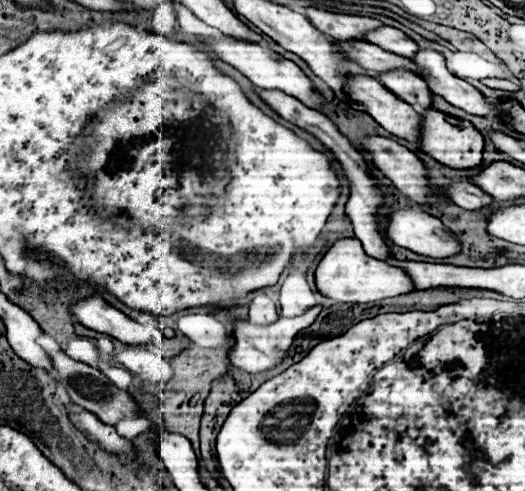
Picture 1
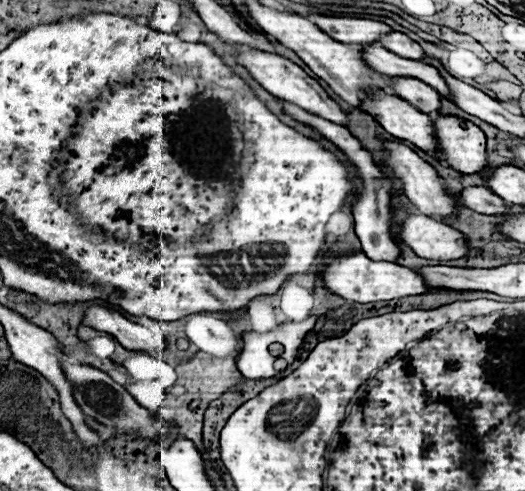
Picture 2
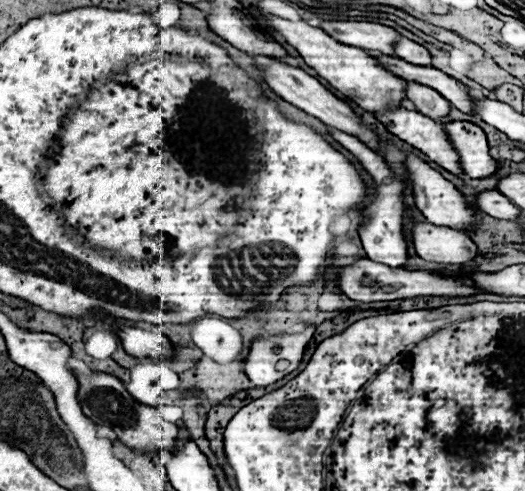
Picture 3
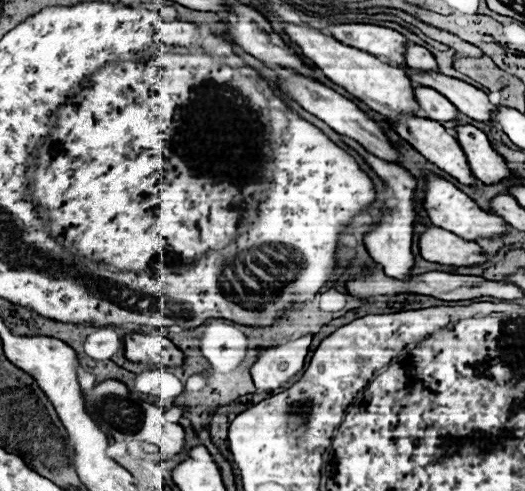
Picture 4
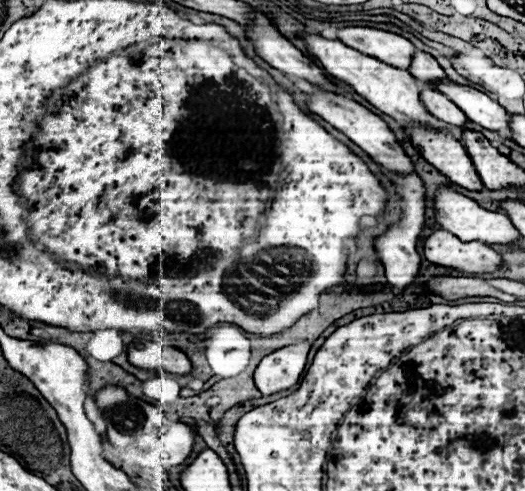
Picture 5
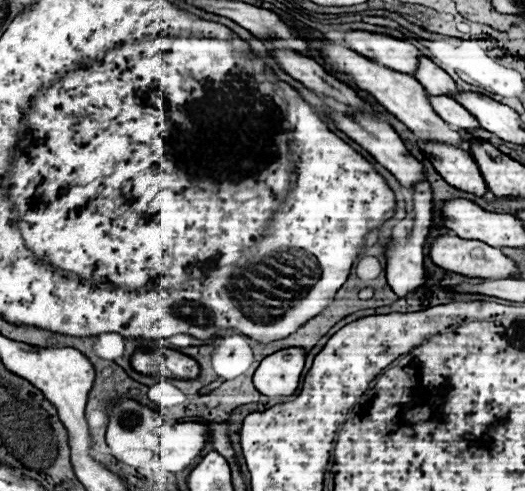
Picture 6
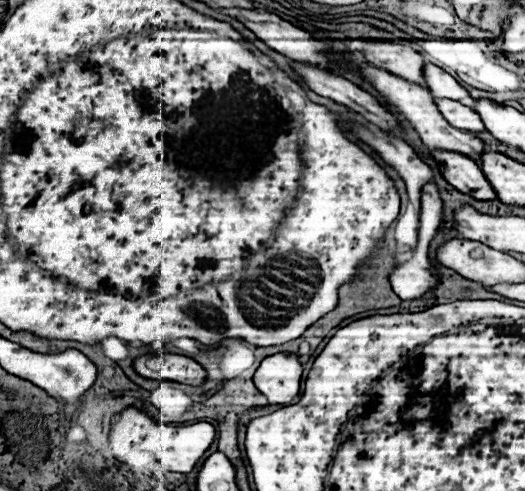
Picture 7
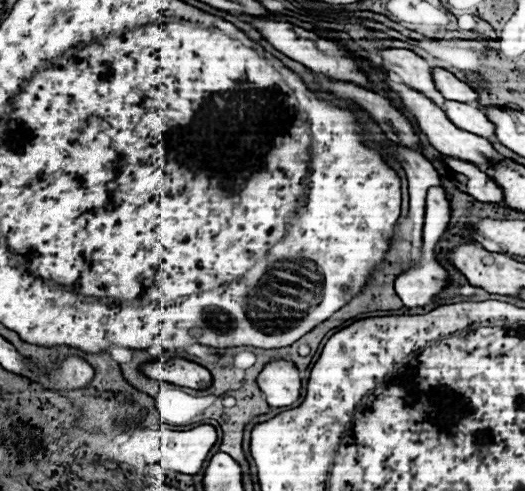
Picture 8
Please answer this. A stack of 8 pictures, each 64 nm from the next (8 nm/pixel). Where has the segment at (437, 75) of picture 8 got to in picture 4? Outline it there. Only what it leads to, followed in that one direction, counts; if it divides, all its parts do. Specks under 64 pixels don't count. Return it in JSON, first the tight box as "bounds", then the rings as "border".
{"bounds":[406,44,440,72],"border":[[[408,44],[406,48],[406,66],[412,72],[440,72],[434,56],[416,44]]]}

